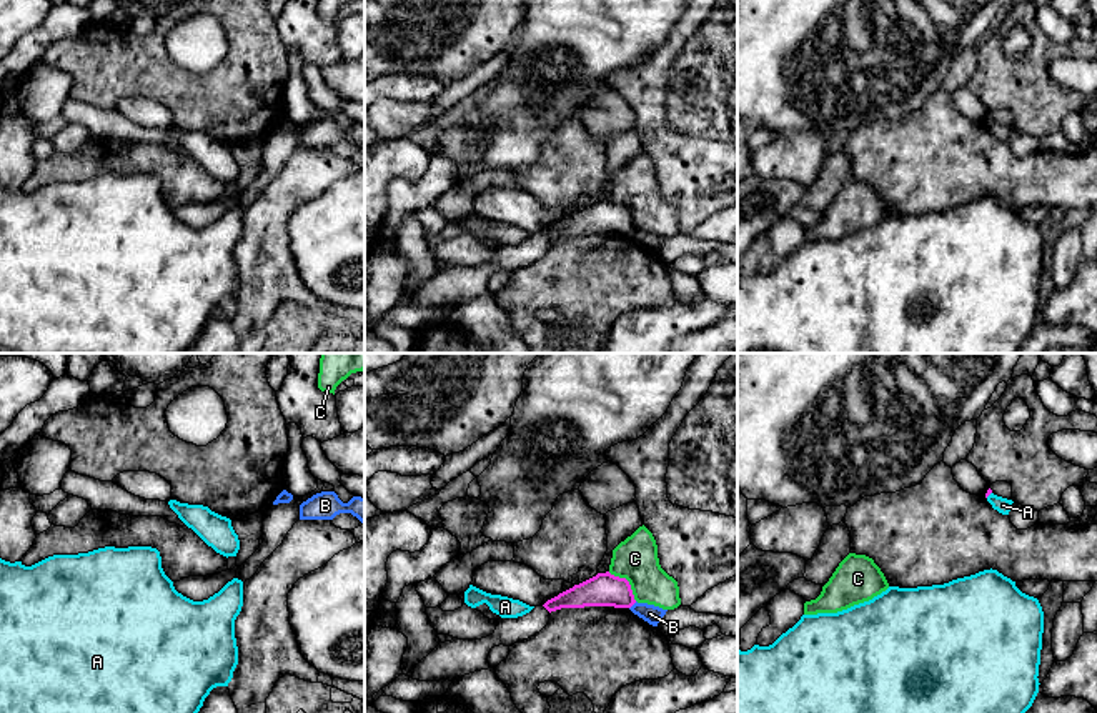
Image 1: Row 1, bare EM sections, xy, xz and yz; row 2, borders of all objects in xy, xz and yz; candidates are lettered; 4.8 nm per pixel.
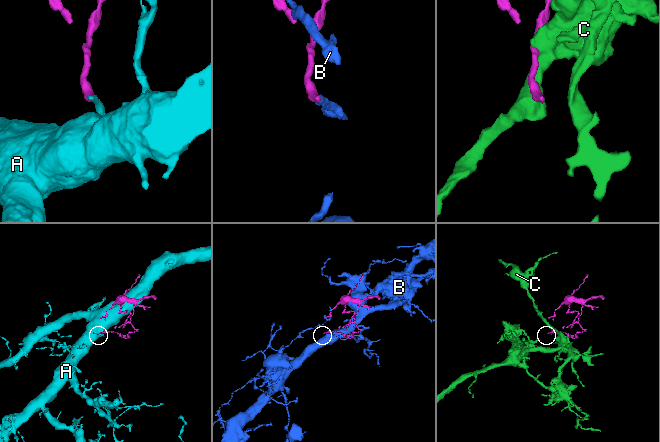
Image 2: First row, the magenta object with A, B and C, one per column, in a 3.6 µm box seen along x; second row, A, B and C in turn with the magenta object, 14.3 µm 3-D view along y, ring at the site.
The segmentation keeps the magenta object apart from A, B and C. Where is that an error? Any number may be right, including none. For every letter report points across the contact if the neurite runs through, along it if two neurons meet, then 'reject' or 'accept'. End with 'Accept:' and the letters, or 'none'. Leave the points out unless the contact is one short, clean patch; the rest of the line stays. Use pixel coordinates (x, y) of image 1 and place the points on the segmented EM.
A: border along yz (991, 492), (986, 497); reject
B: reject
C: reject
Accept: none

